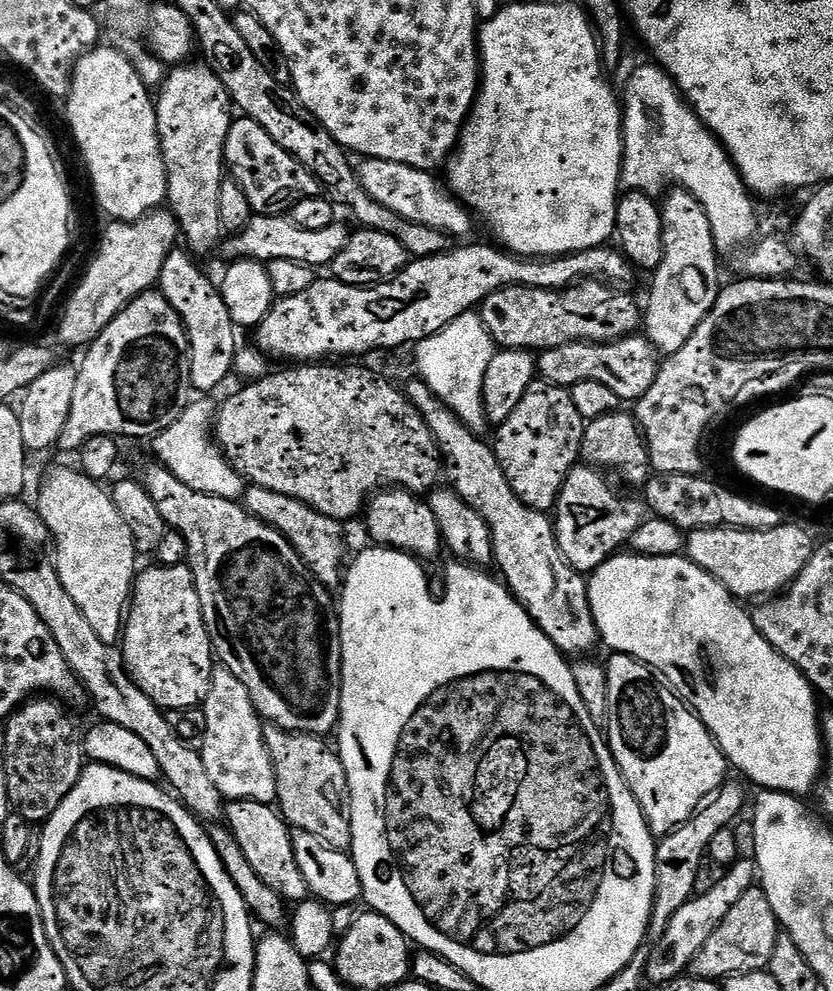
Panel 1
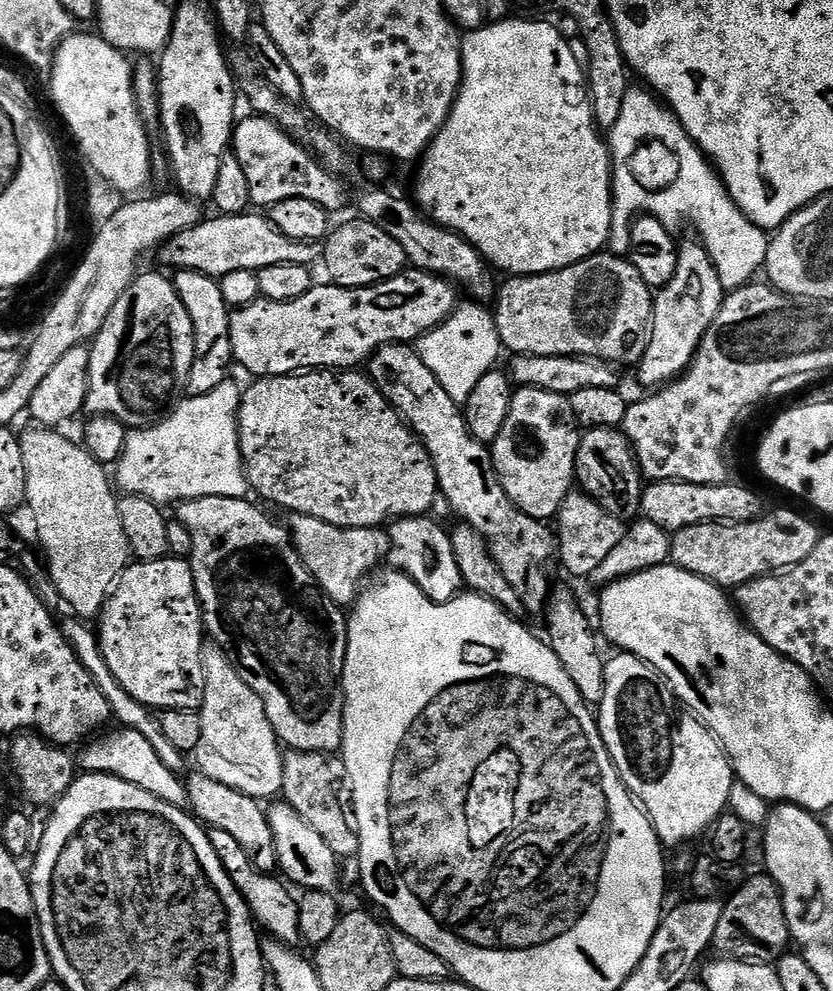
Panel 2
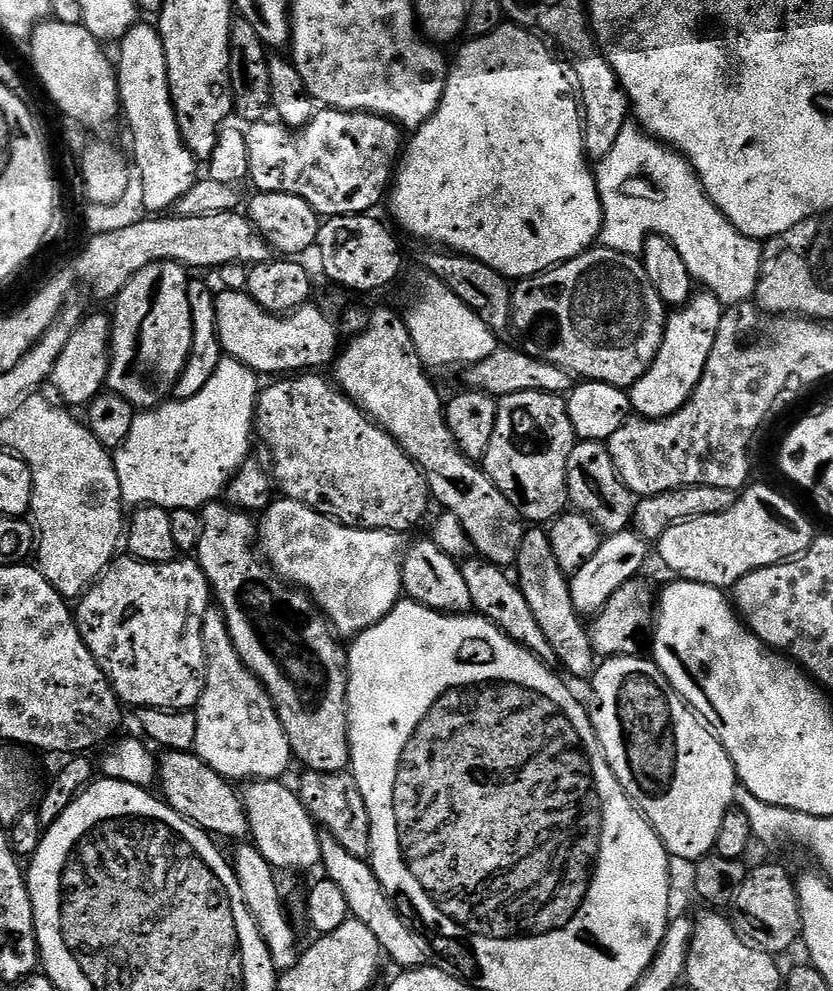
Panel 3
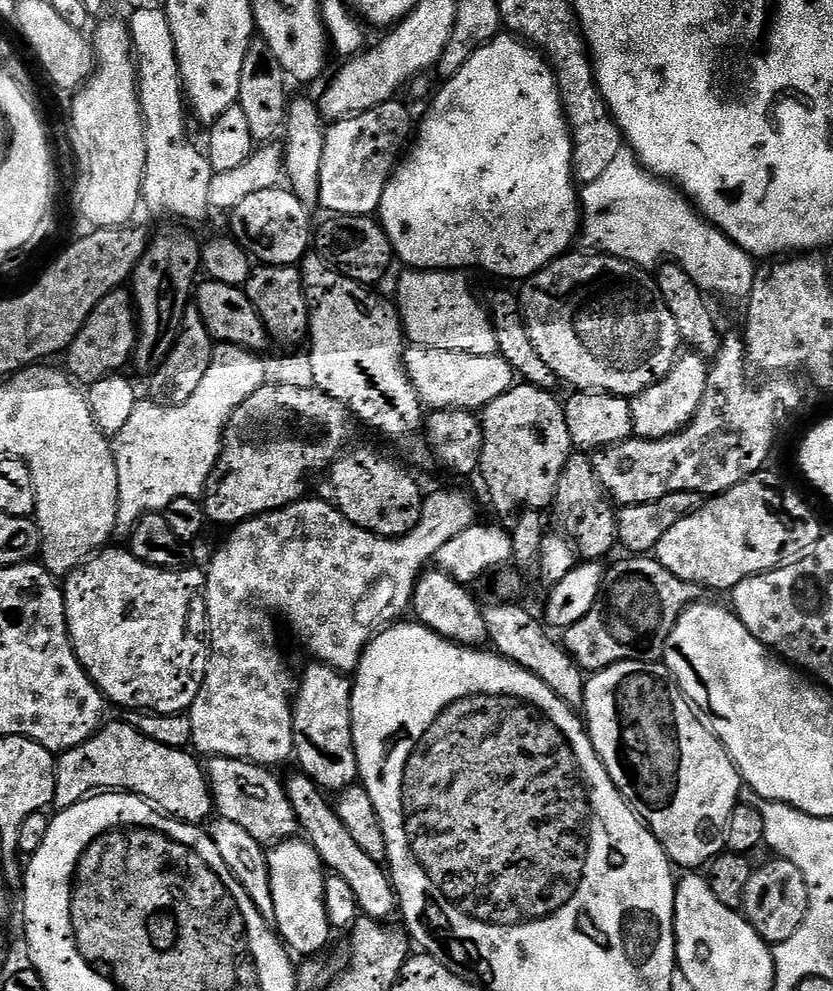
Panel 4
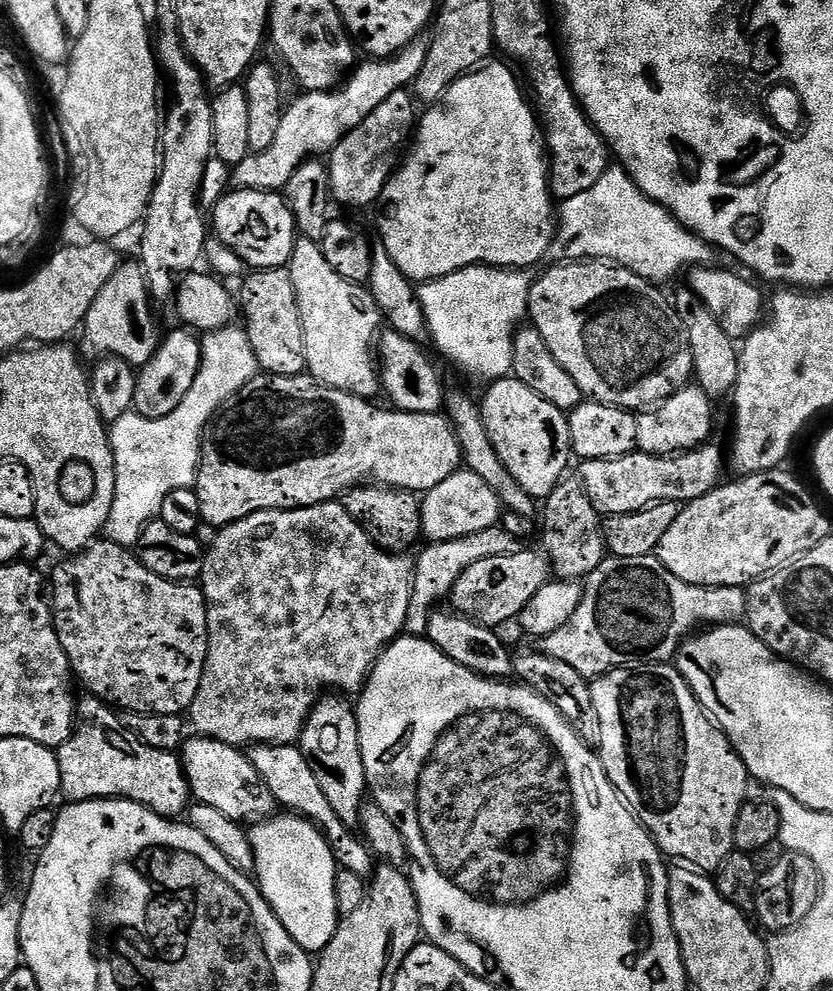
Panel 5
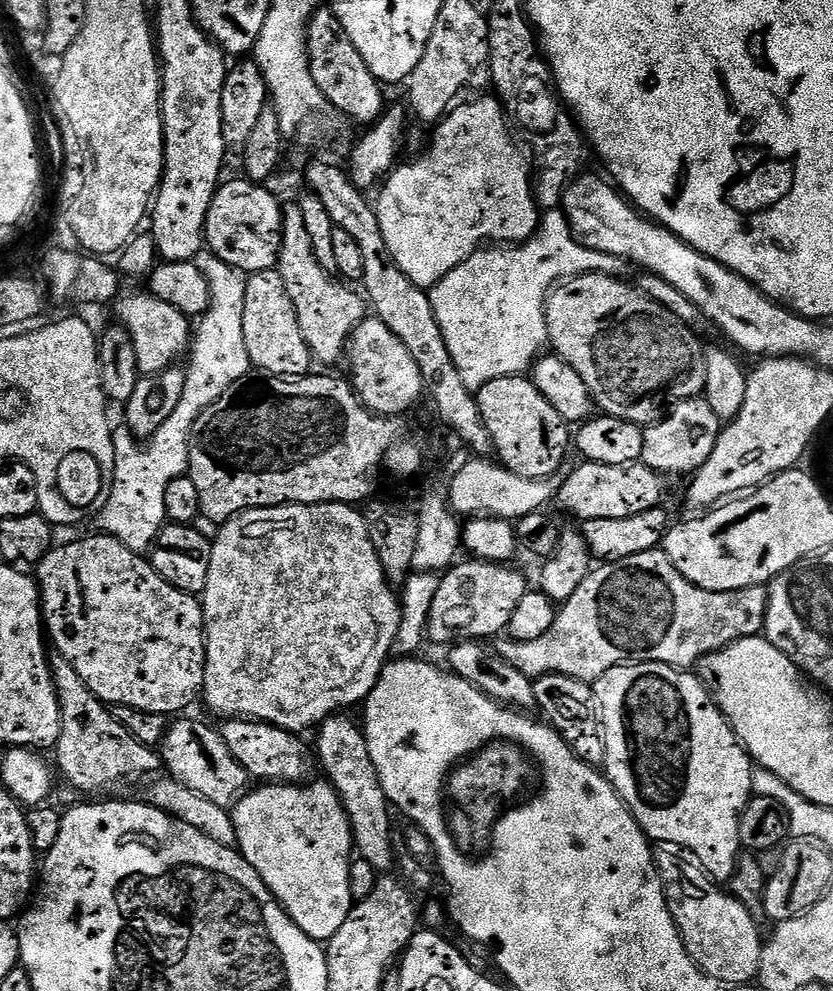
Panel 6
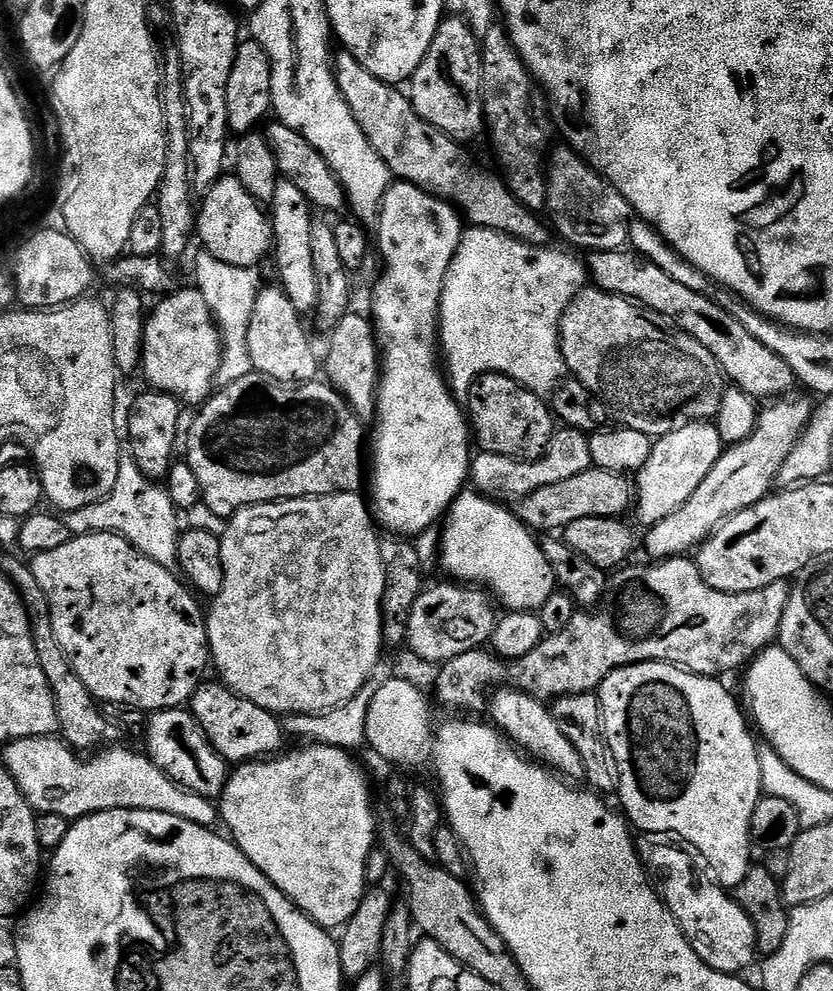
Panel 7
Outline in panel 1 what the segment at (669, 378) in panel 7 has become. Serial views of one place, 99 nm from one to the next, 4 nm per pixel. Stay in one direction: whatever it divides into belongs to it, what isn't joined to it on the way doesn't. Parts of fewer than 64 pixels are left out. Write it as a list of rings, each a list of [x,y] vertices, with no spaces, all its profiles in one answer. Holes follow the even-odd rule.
[[[581,280],[570,288],[542,290],[541,288],[503,288],[484,299],[478,311],[486,330],[501,349],[522,348],[543,350],[557,348],[566,342],[590,342],[591,344],[613,344],[624,336],[631,336],[641,327],[642,308],[635,304],[624,290],[613,290],[602,280]]]

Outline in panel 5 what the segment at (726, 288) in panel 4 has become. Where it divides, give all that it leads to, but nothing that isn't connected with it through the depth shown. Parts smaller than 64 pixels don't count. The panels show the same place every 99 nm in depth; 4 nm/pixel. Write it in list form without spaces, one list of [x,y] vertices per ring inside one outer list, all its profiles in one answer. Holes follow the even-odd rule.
[[[609,166],[590,190],[559,201],[558,227],[550,252],[568,262],[609,260],[657,286],[664,286],[680,271],[711,265],[714,255],[711,244],[688,231],[662,205],[642,194],[628,171],[619,166]]]

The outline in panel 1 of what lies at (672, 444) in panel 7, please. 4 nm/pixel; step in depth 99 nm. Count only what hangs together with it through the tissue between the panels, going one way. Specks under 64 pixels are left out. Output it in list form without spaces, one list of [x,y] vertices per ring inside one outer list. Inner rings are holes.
[[[676,186],[663,193],[660,213],[664,253],[662,262],[651,273],[648,305],[645,303],[642,308],[642,332],[657,353],[669,357],[690,342],[694,330],[720,296],[722,279],[710,218],[706,218],[702,202],[686,189]]]

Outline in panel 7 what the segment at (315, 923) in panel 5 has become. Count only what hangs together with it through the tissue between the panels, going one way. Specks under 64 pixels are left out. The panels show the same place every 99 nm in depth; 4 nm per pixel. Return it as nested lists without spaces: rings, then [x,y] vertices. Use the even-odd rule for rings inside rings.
[[[313,742],[302,747],[306,748],[296,748],[293,752],[284,750],[271,758],[253,760],[233,767],[224,792],[218,798],[218,816],[222,824],[224,820],[225,826],[229,828],[227,831],[236,847],[242,850],[242,854],[246,854],[250,862],[254,862],[254,866],[258,866],[258,870],[262,870],[262,874],[271,884],[278,886],[278,890],[286,894],[286,898],[294,907],[305,912],[320,927],[340,930],[354,918],[366,891],[366,858],[370,858],[372,849],[378,844],[378,815],[376,816],[375,810],[372,809],[372,792],[368,789],[368,776],[360,769],[360,764],[351,751]]]

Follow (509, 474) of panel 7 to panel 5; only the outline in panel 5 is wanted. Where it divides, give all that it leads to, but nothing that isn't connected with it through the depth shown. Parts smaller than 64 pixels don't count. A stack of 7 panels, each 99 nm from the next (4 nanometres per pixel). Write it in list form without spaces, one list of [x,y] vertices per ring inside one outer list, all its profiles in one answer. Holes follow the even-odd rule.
[[[461,470],[450,474],[446,482],[438,482],[434,490],[423,493],[420,517],[424,523],[423,535],[429,541],[440,544],[497,527],[502,520],[502,505],[498,494],[486,486],[478,474]]]

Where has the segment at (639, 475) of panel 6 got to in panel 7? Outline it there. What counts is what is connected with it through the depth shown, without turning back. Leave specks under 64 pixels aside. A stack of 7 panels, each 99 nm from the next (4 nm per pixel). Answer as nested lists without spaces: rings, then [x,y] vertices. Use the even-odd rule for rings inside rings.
[[[593,466],[582,474],[574,474],[574,478],[566,478],[554,486],[542,486],[542,490],[534,494],[521,496],[517,504],[520,504],[514,508],[517,518],[533,533],[556,534],[568,528],[570,522],[578,522],[578,518],[623,517],[623,512],[633,507],[634,484],[627,475]]]

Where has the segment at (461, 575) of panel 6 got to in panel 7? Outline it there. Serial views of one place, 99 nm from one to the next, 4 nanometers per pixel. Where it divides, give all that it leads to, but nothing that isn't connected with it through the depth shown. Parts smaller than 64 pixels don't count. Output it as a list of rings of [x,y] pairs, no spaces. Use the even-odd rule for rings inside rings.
[[[459,582],[444,583],[448,584],[425,587],[418,594],[408,623],[406,648],[418,659],[433,666],[445,664],[450,658],[458,658],[458,654],[483,649],[491,641],[498,619],[497,605],[483,587]]]

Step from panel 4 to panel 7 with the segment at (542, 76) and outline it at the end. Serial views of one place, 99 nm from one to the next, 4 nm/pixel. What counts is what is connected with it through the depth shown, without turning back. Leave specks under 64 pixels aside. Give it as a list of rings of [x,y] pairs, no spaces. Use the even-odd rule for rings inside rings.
[[[393,183],[378,213],[384,273],[372,292],[370,319],[380,345],[382,371],[376,399],[376,433],[370,436],[370,507],[379,527],[388,528],[384,530],[401,538],[416,538],[433,527],[465,491],[472,470],[474,437],[470,421],[442,371],[442,360],[438,355],[440,299],[446,270],[450,270],[450,262],[460,245],[461,231],[462,217],[453,205],[413,184]]]

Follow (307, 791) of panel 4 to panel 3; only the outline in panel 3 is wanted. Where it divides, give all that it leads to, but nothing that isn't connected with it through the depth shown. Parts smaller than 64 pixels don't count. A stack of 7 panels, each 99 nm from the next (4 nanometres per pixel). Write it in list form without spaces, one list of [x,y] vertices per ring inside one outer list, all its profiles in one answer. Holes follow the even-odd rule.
[[[324,834],[320,837],[320,861],[325,877],[332,880],[346,894],[346,906],[351,919],[363,922],[378,938],[380,951],[397,964],[397,969],[422,968],[433,959],[431,944],[409,921],[400,915],[392,899],[384,893],[368,860],[360,860],[338,842],[338,838]]]

